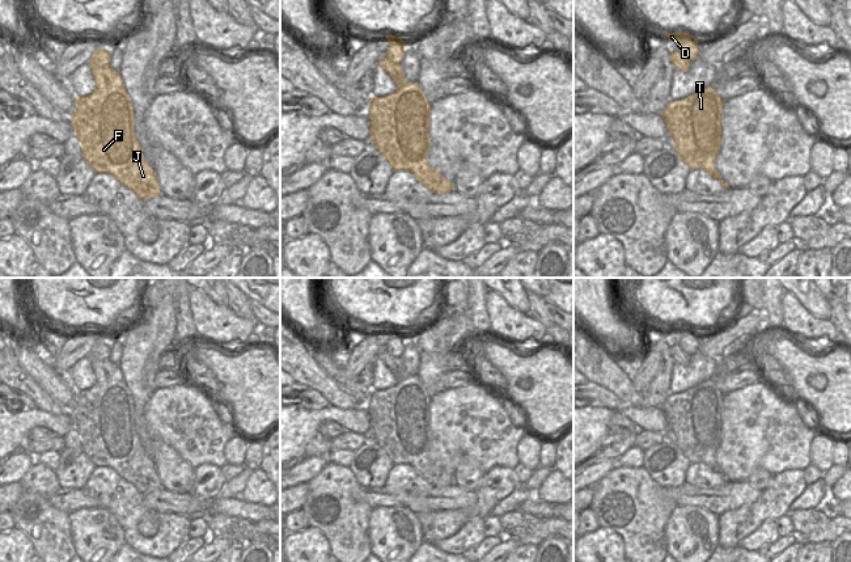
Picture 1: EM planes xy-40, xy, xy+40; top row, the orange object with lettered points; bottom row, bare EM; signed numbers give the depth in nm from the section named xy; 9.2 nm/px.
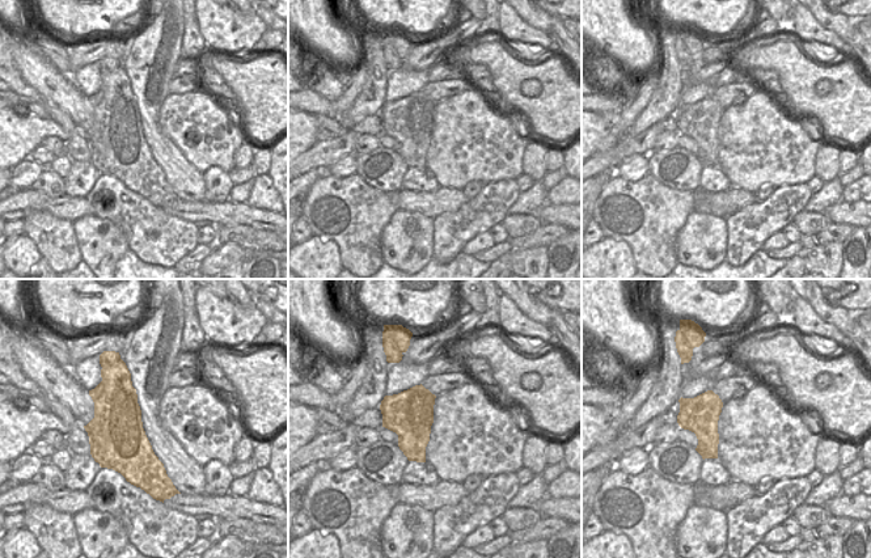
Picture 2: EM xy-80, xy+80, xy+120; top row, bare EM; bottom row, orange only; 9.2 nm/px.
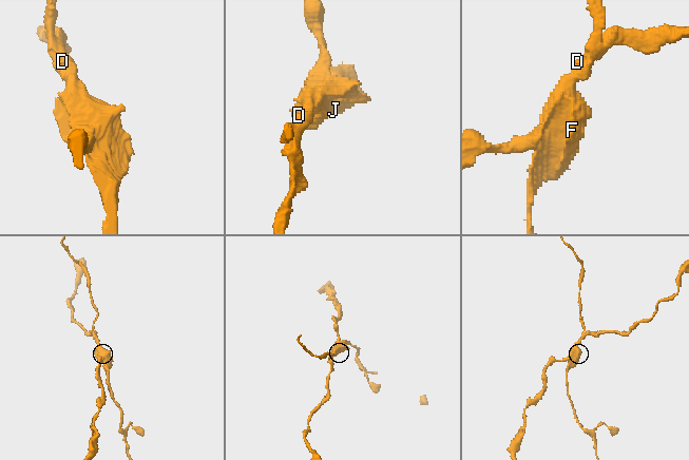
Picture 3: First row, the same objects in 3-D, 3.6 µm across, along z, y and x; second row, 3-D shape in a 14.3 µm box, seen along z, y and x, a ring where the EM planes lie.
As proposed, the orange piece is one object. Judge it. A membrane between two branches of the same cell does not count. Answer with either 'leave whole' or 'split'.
split

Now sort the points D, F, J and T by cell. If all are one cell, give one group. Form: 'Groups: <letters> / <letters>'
Groups: D / F J T

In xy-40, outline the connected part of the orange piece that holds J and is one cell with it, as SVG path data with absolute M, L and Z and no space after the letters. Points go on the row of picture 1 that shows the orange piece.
M110 66L93 67L92 75L96 89L90 96L75 97L75 114L71 118L81 156L96 173L111 174L141 200L162 194L156 173L135 136L134 105L122 76Z

